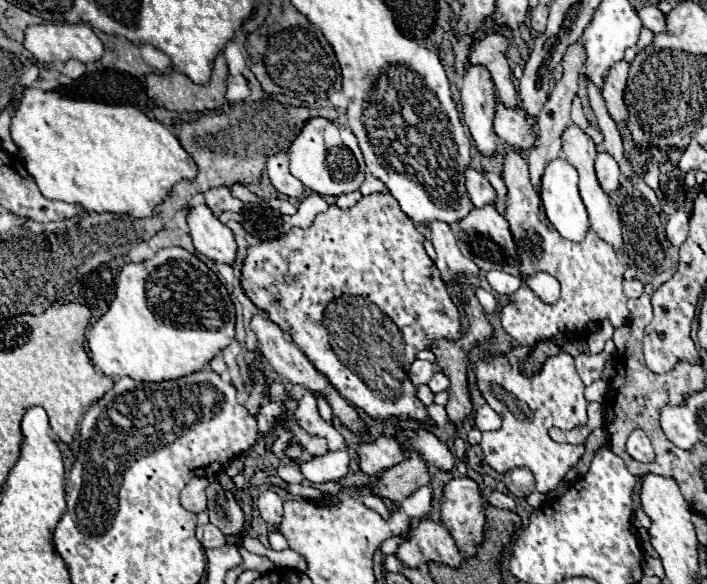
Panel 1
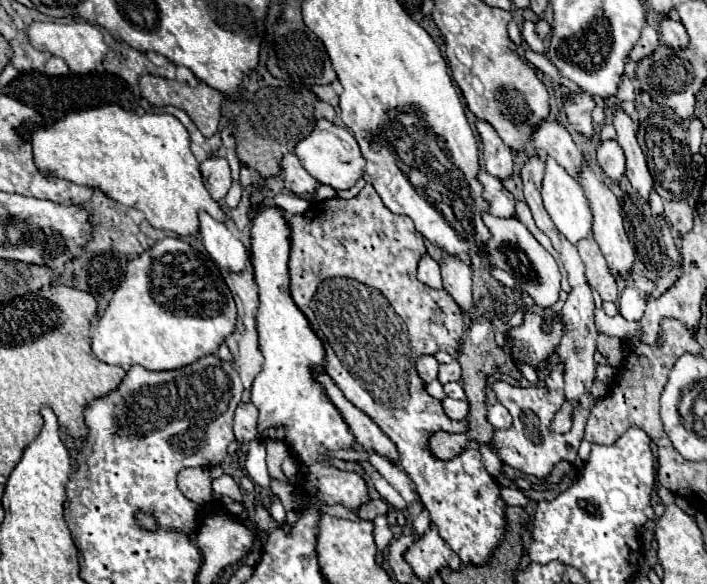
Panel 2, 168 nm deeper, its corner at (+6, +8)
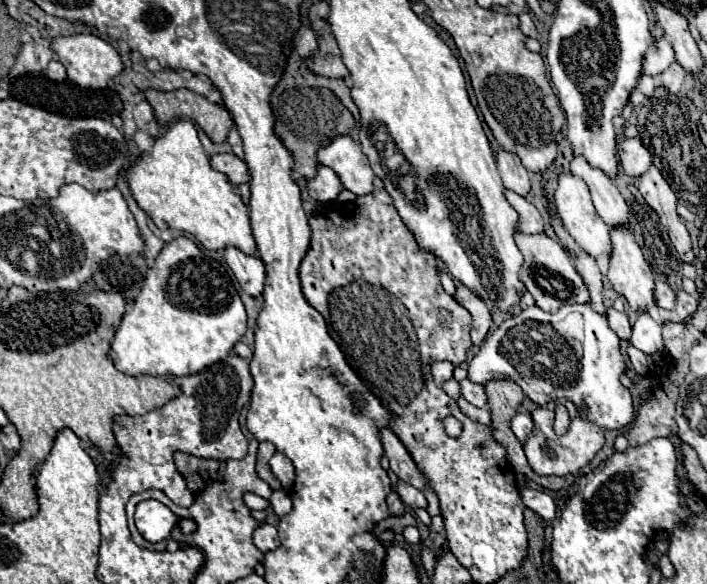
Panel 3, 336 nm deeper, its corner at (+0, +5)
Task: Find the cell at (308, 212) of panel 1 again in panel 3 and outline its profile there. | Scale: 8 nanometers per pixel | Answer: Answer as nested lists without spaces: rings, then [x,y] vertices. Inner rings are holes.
[[[220,153],[212,157],[212,167],[224,175],[228,175],[228,179],[234,185],[240,183],[248,183],[250,181],[250,173],[248,173],[248,165],[236,157],[234,153]]]

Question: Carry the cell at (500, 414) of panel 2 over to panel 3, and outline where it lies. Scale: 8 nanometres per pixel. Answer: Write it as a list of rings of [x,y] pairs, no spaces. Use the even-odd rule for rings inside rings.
[[[518,413],[518,415],[512,419],[512,431],[514,431],[514,435],[524,443],[524,441],[532,435],[532,431],[534,431],[534,421],[532,421],[532,417],[530,417],[528,413]]]

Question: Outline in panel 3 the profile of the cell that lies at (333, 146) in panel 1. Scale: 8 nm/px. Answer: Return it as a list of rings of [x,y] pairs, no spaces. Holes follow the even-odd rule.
[[[342,135],[328,147],[320,149],[318,159],[322,165],[332,167],[340,175],[344,189],[356,195],[372,193],[376,175],[368,163],[368,157],[362,153],[360,143],[354,141],[350,135]]]

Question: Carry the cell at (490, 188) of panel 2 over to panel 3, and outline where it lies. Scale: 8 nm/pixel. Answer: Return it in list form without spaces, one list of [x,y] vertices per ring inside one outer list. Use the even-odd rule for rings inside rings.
[[[506,191],[506,199],[520,215],[520,231],[522,233],[532,235],[532,233],[544,233],[546,231],[546,221],[542,219],[540,211],[530,201],[516,195],[514,191]]]

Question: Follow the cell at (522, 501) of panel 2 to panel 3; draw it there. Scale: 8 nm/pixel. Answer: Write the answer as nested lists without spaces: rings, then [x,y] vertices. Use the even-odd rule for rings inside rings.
[[[522,489],[520,491],[522,495],[522,501],[528,509],[536,511],[542,519],[546,521],[552,521],[556,517],[556,501],[544,493],[544,491],[534,491],[534,489]]]

